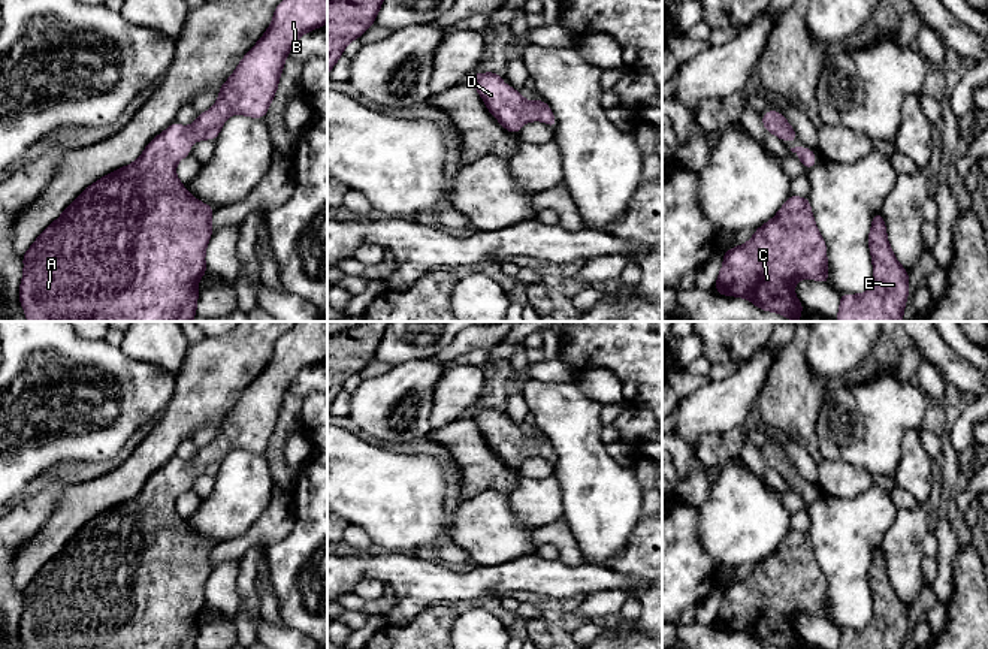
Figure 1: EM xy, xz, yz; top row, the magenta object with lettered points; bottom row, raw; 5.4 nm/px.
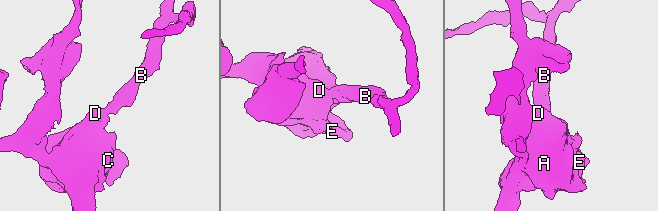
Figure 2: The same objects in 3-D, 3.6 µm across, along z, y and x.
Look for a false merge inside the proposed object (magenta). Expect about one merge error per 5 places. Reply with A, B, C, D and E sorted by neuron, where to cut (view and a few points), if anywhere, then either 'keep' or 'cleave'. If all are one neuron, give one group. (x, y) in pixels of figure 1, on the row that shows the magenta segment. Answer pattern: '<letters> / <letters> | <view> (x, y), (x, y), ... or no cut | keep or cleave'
A B C D E | no cut | keep

